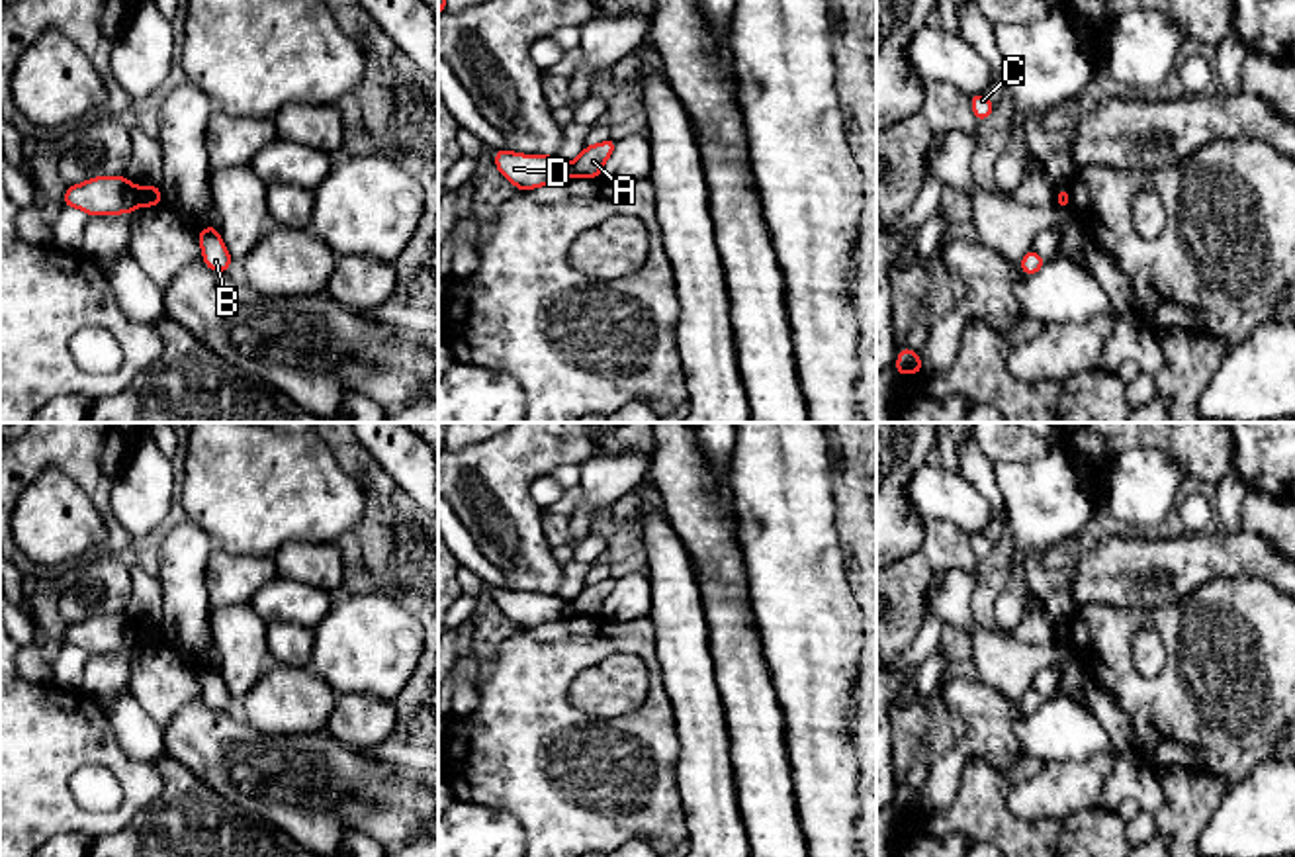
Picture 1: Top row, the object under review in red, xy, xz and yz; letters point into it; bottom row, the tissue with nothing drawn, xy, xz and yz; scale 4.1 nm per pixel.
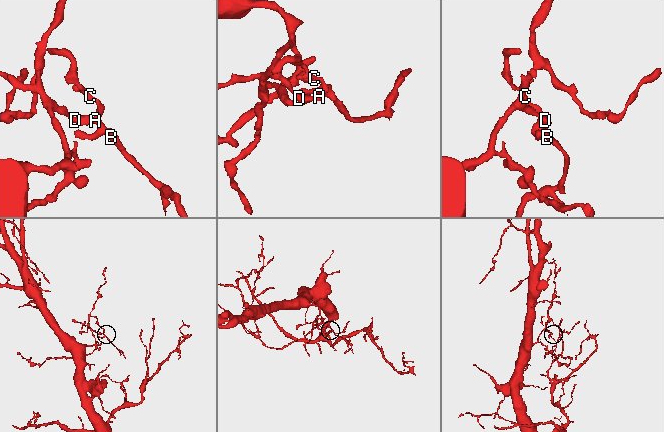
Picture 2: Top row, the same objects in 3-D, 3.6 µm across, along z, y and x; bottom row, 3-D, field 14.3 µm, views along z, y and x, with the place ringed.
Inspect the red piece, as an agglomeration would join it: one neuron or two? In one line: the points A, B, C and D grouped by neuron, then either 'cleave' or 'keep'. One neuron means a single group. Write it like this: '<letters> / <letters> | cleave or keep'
A B C / D | cleave

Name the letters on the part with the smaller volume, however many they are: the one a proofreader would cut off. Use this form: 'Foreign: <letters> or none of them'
Foreign: A, B, C

